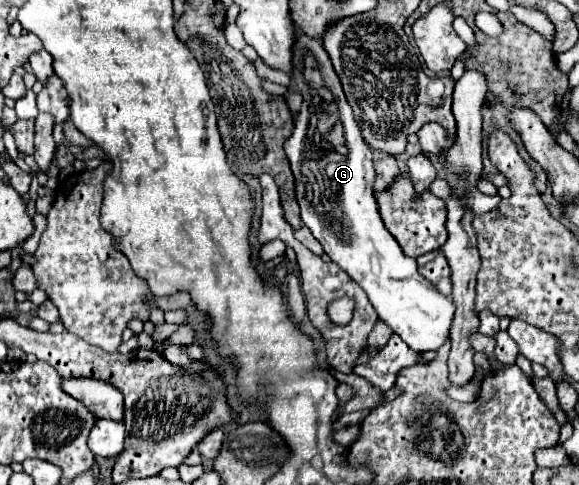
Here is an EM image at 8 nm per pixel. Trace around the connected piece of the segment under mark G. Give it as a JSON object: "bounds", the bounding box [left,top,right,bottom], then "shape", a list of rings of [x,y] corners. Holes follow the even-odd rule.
{"bounds":[284,26,454,350],"shape":[[[294,26],[294,34],[296,40],[292,46],[292,80],[304,96],[304,102],[300,106],[300,112],[294,116],[294,128],[284,142],[284,152],[294,172],[296,200],[300,204],[302,222],[322,244],[330,260],[358,282],[382,322],[386,322],[412,350],[436,350],[438,346],[442,346],[442,342],[446,342],[450,334],[454,302],[434,290],[434,286],[418,272],[416,260],[406,258],[394,236],[386,230],[378,212],[378,202],[374,198],[376,170],[372,150],[362,138],[360,126],[354,120],[354,112],[346,102],[340,78],[334,72],[330,56],[322,46],[324,42],[310,38],[298,26]],[[302,50],[310,50],[316,56],[324,72],[324,80],[336,96],[334,116],[318,116],[314,112],[312,96],[300,74],[304,54]]]}

